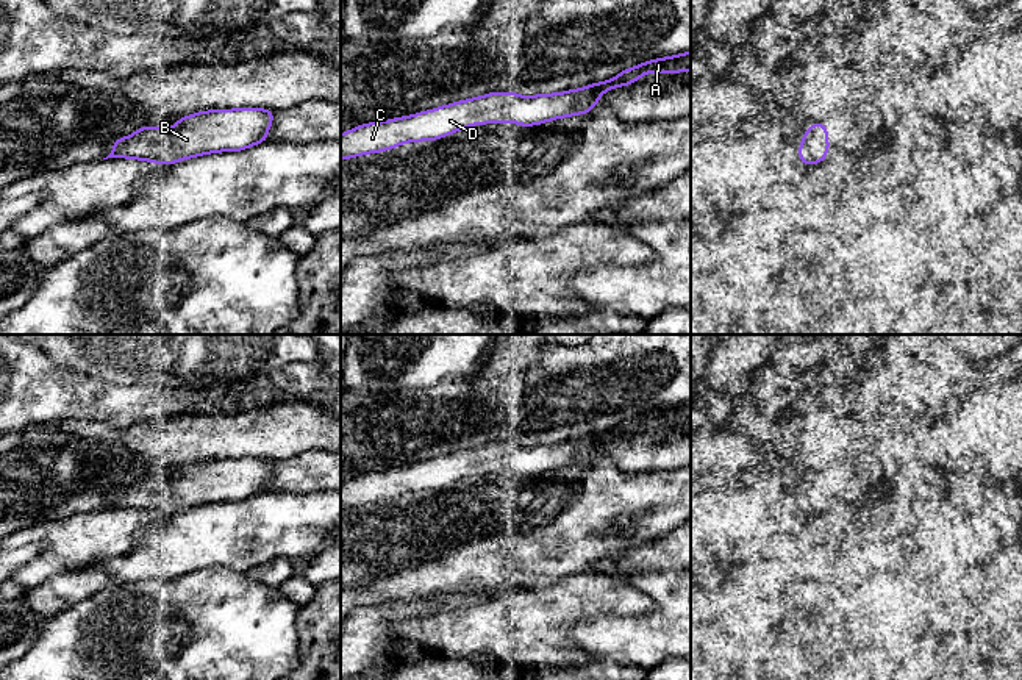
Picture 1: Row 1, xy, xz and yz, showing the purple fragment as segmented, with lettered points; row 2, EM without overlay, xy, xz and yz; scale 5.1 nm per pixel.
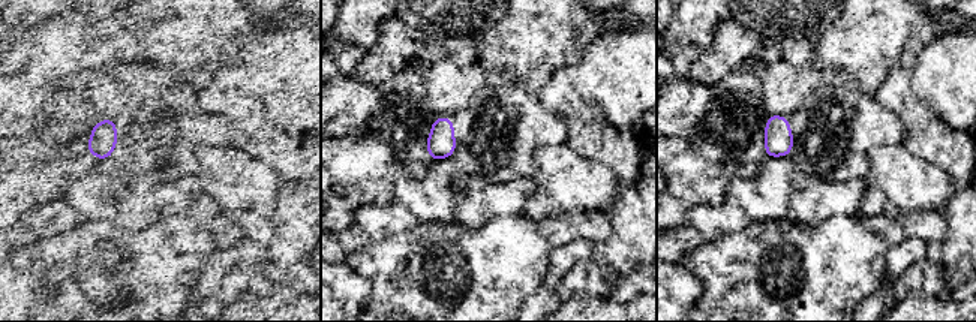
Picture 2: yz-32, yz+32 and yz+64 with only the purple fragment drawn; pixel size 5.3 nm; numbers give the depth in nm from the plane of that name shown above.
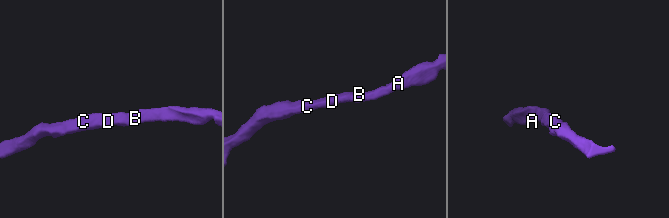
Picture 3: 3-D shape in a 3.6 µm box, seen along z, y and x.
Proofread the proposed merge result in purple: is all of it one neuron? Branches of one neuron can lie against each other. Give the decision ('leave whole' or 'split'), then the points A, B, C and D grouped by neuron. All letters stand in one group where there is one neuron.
leave whole; groups A B C D

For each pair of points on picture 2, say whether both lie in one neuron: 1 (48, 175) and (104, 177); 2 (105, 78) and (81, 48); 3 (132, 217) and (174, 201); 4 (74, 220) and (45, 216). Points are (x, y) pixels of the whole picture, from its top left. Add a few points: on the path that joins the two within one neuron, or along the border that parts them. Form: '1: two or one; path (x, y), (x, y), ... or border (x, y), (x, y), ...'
1: two; border (74, 177), (63, 184), (62, 196)
2: two; border (110, 59), (95, 68)
3: one; path (143, 207), (149, 201), (164, 201)
4: one; path (66, 220), (53, 219)

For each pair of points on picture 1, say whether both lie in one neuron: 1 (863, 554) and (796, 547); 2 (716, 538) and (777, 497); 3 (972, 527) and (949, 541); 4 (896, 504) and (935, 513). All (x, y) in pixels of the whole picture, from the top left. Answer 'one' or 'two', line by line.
1: one
2: two
3: one
4: two

